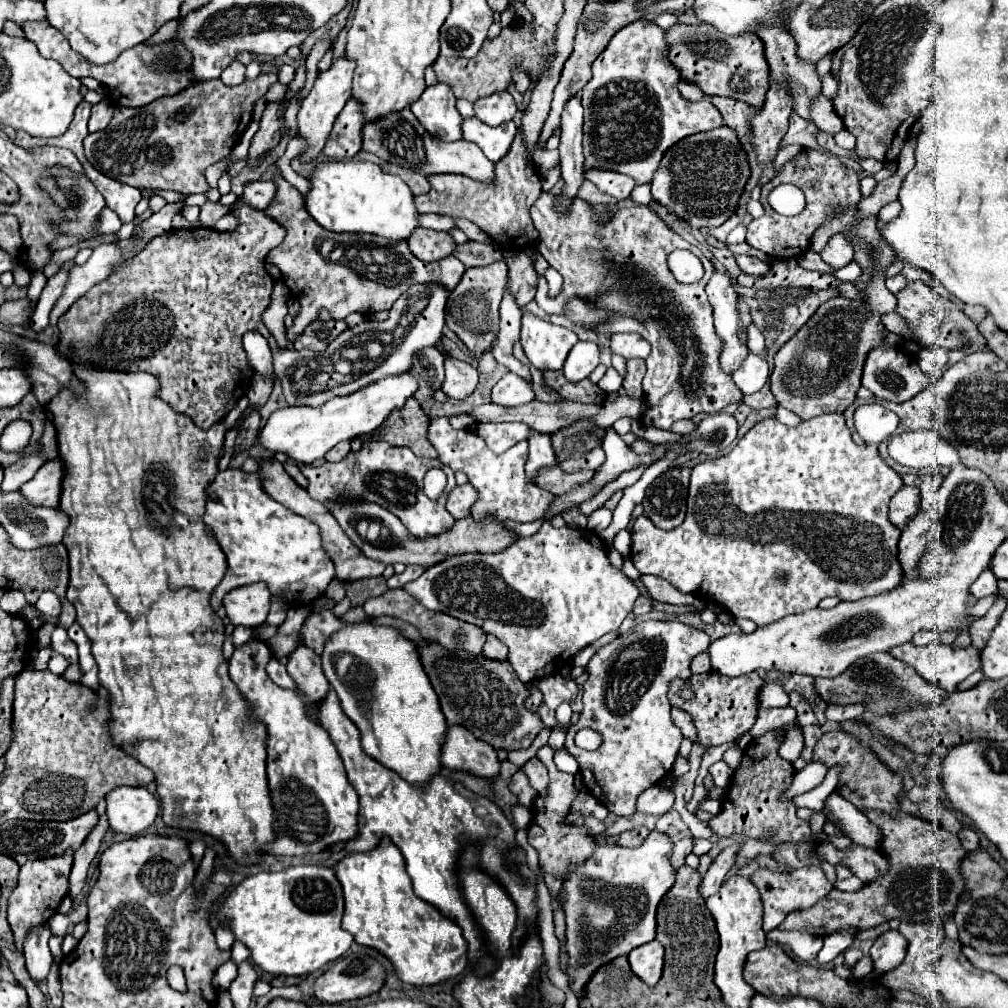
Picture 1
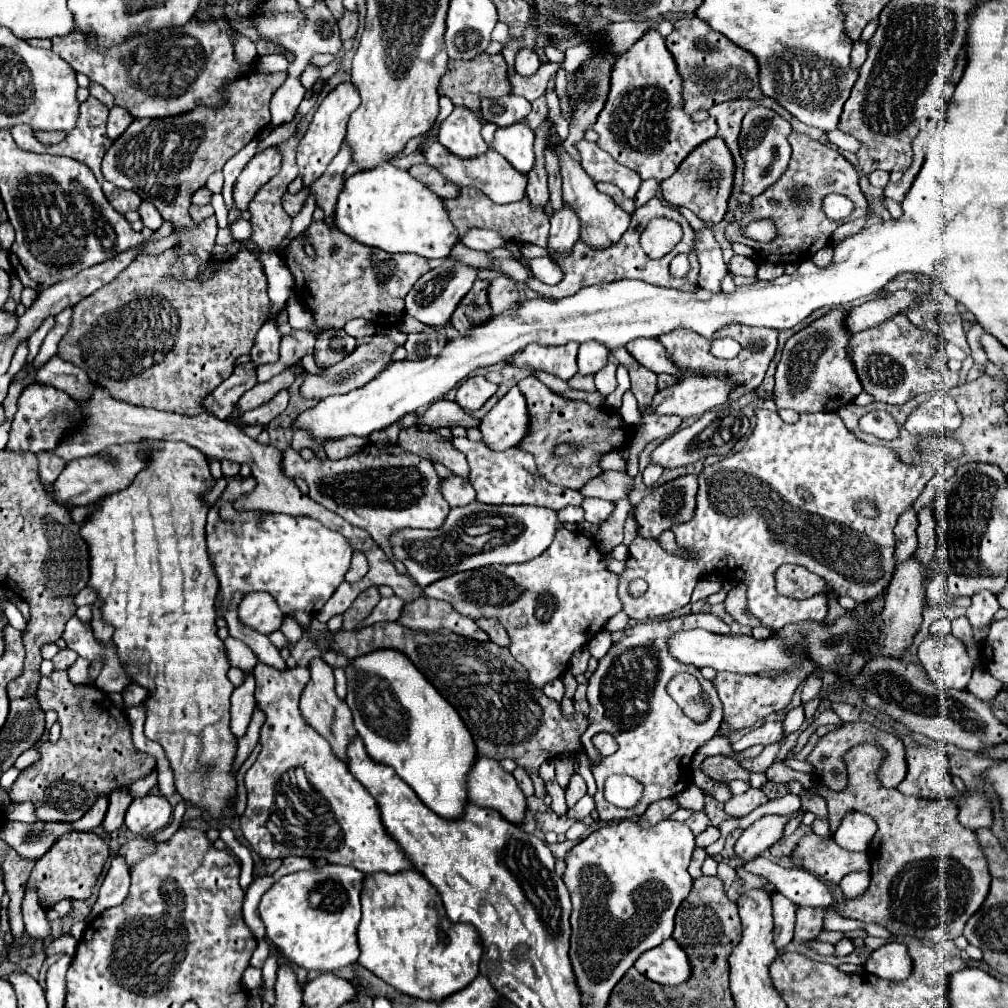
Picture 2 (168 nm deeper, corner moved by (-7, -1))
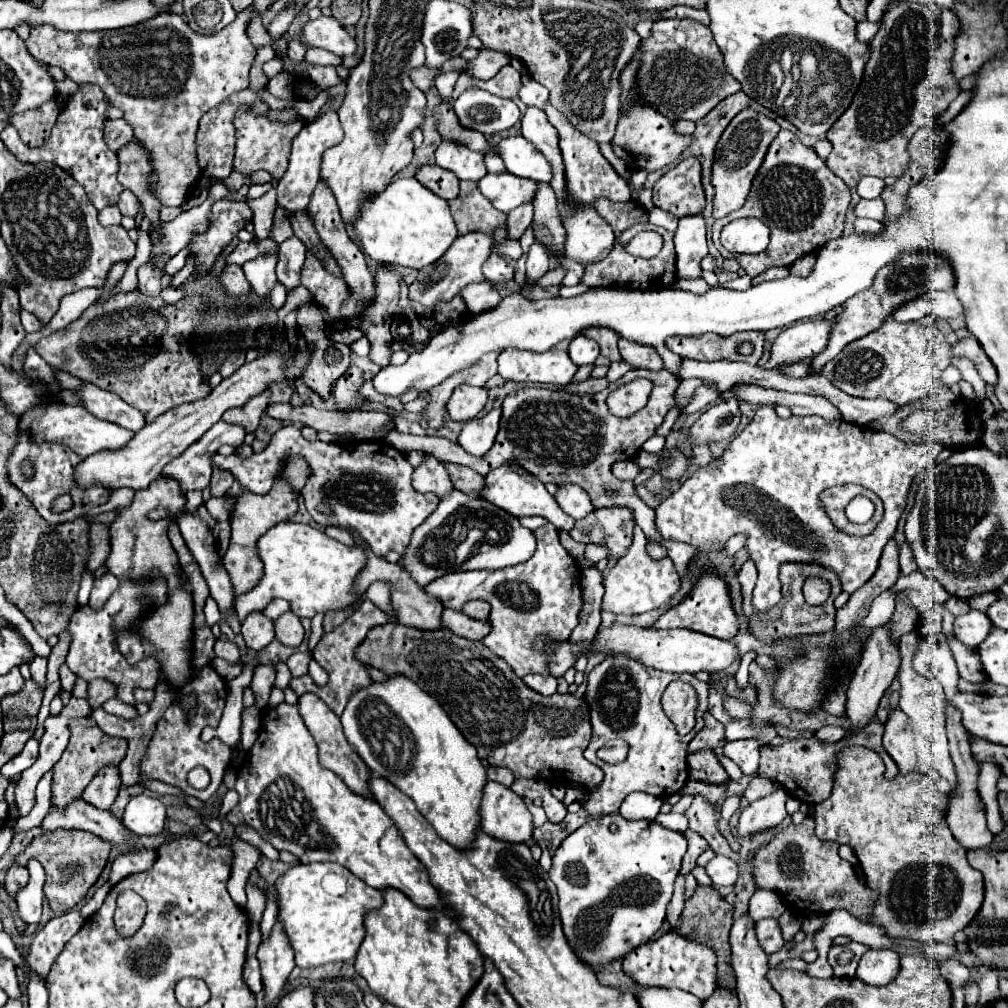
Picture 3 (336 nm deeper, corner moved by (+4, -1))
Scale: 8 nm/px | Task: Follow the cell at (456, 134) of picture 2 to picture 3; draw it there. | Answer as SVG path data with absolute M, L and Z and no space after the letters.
M442 139L434 155L436 155L436 165L456 173L458 179L478 181L482 179L482 175L486 175L484 155L478 151L470 151L466 145L458 141Z

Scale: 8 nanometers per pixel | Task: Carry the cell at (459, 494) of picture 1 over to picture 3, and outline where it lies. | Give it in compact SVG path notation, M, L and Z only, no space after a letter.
M428 455L424 463L414 469L414 489L418 493L434 493L436 497L444 497L454 491L454 485L446 467L438 459Z

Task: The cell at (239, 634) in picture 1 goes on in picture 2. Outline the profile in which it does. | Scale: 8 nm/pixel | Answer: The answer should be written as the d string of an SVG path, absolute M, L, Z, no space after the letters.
M245 675L245 683L237 687L231 695L231 733L241 739L249 727L251 713L255 709L255 679L253 675Z

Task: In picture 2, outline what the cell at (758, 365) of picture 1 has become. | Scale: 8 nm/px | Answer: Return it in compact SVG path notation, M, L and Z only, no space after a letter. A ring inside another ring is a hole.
M759 409L757 425L749 435L745 447L739 453L723 457L715 465L701 471L693 519L675 525L677 543L697 551L699 559L683 561L677 555L665 553L659 547L657 539L635 537L629 545L629 559L625 561L625 571L621 573L617 587L617 595L623 603L623 613L627 613L627 617L635 621L647 621L677 611L691 601L691 593L699 581L699 575L705 571L717 571L721 575L729 573L731 581L743 581L749 585L749 611L757 615L757 619L767 627L781 629L789 623L799 623L803 619L823 621L827 615L827 595L793 599L783 597L775 591L775 571L785 563L803 565L819 577L827 579L837 595L847 595L853 581L857 581L857 603L871 601L885 591L893 577L893 527L899 515L911 509L911 505L921 495L933 475L935 469L931 467L931 463L907 465L893 449L887 449L883 445L869 445L857 439L851 431L847 431L837 413L803 413L795 423L785 423L777 413ZM857 499L875 499L881 513L875 519L861 517L855 511ZM787 545L803 545L803 549L791 551ZM635 577L645 579L649 585L647 593L637 599L627 593L627 587Z

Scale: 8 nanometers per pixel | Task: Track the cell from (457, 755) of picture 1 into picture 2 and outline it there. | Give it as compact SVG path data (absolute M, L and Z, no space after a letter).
M477 757L469 773L469 801L505 815L511 823L523 823L527 801L513 775L505 773L495 759Z

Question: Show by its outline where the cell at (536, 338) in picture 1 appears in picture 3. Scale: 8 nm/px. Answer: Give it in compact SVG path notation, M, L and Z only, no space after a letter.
M510 349L498 355L498 373L512 381L566 385L572 381L576 369L566 349L550 349L546 353Z

